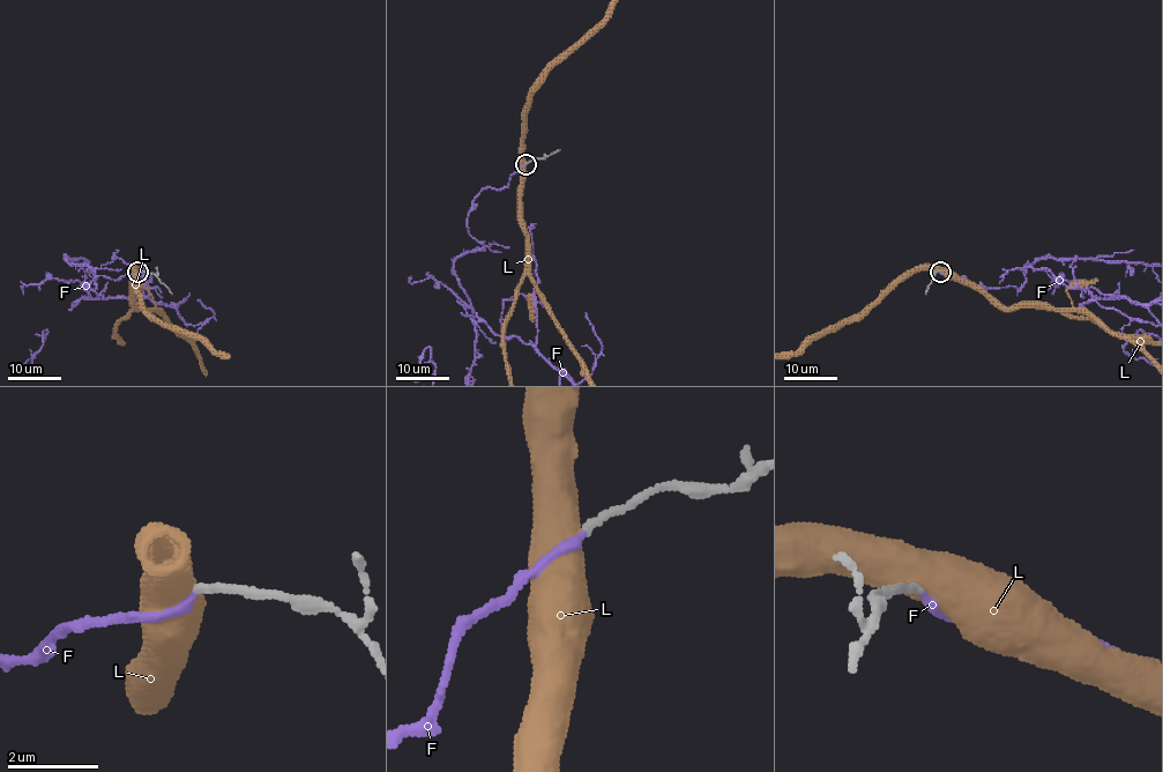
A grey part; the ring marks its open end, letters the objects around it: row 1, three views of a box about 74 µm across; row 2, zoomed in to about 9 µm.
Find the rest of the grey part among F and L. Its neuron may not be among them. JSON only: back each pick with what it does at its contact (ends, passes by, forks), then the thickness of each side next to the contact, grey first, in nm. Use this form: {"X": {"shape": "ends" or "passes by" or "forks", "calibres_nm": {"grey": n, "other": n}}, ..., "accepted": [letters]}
{"F": {"shape": "ends", "calibres_nm": {"grey": 180, "other": 180}}, "accepted": ["F"]}

